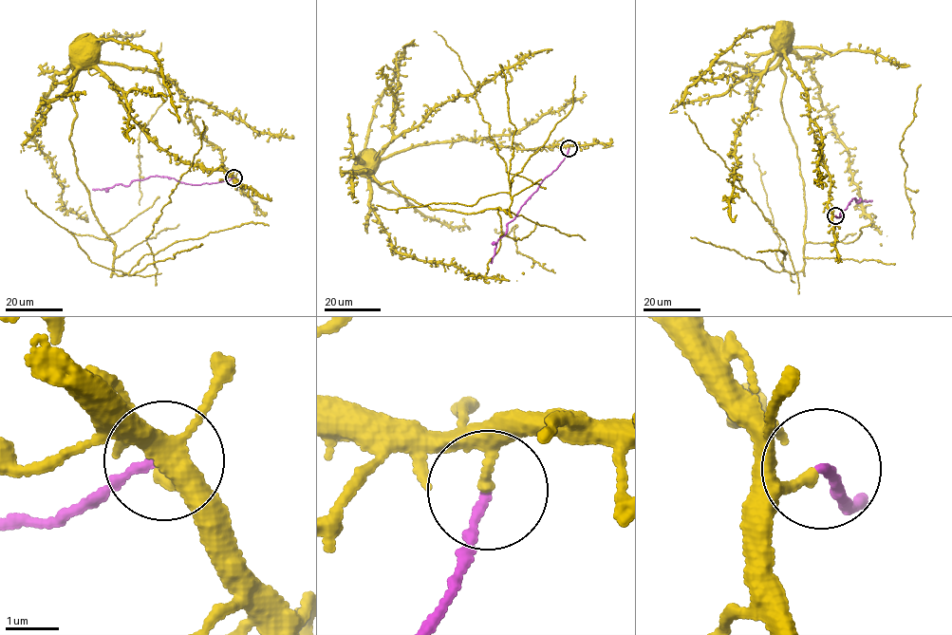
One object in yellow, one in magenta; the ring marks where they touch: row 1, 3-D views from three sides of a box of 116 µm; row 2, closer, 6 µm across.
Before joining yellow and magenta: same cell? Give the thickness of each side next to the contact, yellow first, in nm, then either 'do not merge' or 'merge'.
calibres 200 and 140 nm; do not merge

